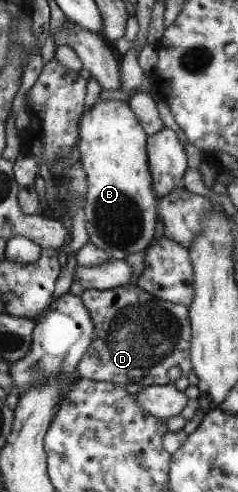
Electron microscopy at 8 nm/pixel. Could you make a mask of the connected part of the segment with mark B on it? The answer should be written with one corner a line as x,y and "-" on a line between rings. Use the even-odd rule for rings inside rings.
99,97
94,104
85,109
78,125
78,145
80,163
87,179
84,193
85,229
88,242
95,245
113,260
124,260
127,255
145,251
153,240
158,199
154,196
147,164
146,139
135,120
128,103
119,101
102,102

